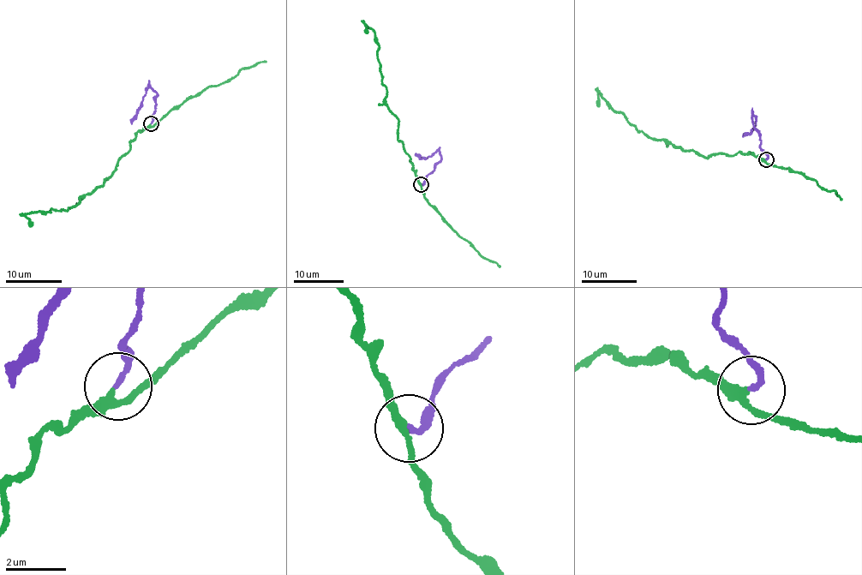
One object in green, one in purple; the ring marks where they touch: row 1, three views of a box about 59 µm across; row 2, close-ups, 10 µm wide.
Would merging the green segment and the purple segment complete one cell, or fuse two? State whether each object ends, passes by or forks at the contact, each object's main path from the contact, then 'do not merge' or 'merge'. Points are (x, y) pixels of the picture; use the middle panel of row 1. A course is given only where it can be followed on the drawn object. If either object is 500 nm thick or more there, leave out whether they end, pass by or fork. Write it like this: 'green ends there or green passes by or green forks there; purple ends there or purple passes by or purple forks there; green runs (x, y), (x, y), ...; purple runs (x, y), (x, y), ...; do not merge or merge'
green passes by; purple ends there; green runs (420, 183), (403, 142), (397, 139), (398, 117), (386, 102), (374, 32), (365, 26), (367, 33); purple runs (421, 185), (439, 160), (438, 151), (425, 159), (416, 154); do not merge

